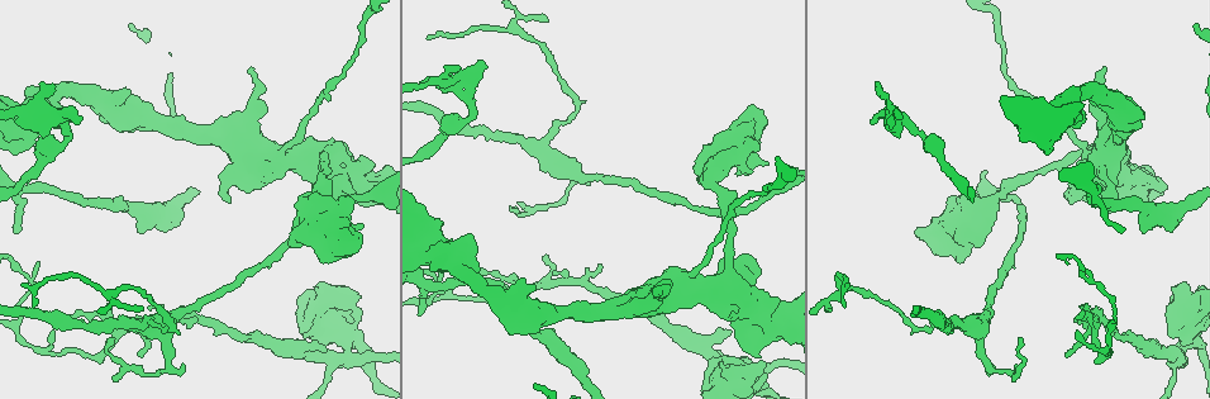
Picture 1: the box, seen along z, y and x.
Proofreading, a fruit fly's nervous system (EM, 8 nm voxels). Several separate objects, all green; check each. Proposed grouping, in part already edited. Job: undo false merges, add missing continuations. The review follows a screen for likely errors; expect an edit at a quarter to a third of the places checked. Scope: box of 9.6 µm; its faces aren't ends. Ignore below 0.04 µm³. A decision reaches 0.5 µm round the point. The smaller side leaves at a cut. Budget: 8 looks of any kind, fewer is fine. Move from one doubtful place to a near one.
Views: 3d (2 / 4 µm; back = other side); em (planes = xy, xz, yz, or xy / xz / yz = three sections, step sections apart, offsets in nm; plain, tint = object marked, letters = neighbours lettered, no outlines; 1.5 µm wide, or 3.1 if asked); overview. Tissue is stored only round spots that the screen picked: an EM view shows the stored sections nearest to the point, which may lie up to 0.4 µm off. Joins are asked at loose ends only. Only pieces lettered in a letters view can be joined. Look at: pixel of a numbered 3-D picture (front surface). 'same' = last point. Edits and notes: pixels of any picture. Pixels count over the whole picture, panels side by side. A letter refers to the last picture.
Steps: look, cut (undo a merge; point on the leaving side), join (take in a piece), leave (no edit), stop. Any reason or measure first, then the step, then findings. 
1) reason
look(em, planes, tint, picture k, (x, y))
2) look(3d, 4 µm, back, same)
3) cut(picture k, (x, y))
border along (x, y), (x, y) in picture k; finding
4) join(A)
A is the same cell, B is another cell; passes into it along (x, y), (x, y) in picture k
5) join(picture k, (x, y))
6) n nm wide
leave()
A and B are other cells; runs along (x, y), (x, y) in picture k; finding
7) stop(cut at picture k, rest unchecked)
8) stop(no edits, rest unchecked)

stops while still wide
look(em, planes, letters, picture 1, (248, 193))

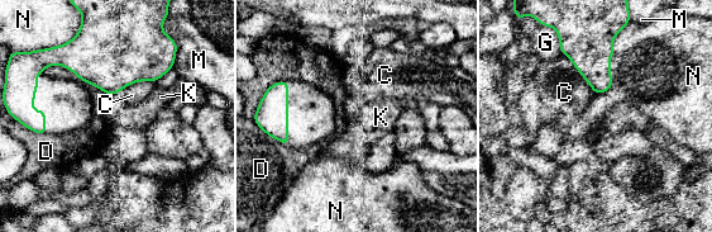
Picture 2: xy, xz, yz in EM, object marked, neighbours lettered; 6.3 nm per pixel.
N touches over 340 nm
leave()
C, D, G, K, M and N are other cells; border along (562, 52), (595, 93) in picture 2; no lettered piece goes on from it

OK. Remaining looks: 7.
branch stops here
look(3d, 2 µm, picture 1, (768, 165))

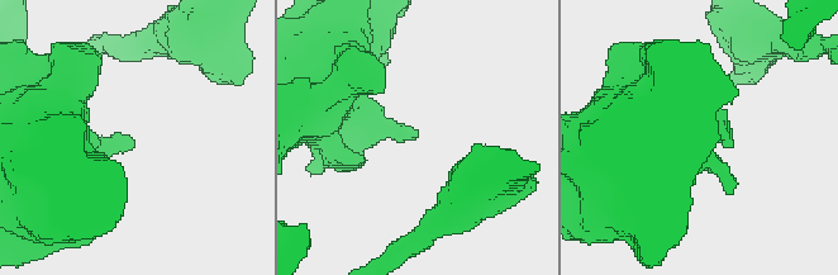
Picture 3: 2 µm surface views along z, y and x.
look(em, planes, letters, picture 3, (131, 144))

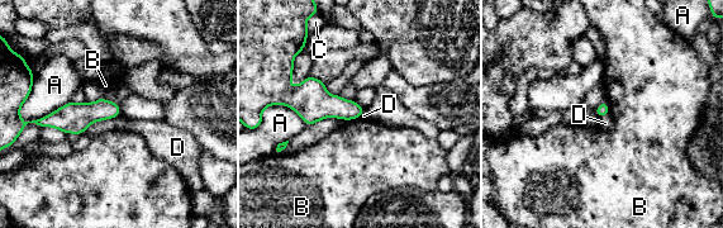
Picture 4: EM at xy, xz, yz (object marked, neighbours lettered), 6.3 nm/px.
leave()
A, B, C and D are other cells; border along (608, 113), (599, 118) in picture 4; none of them fits

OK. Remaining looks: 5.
thick turns thin
look(em, planes, letters, picture 1, (667, 326))

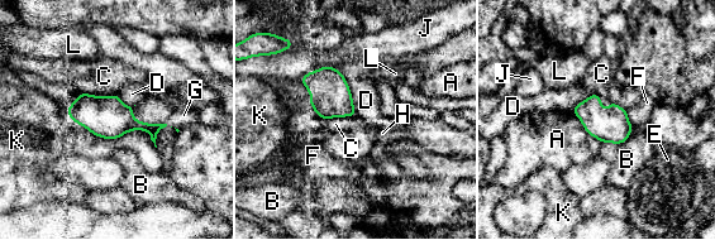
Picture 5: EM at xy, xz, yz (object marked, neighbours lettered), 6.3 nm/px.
leave()
A, B, C, D, E, F, G, H, J, K and L are other cells; border along (572, 111), (589, 134) in picture 5; all the same neuron

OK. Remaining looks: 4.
stop(no edits, rest unchecked)

